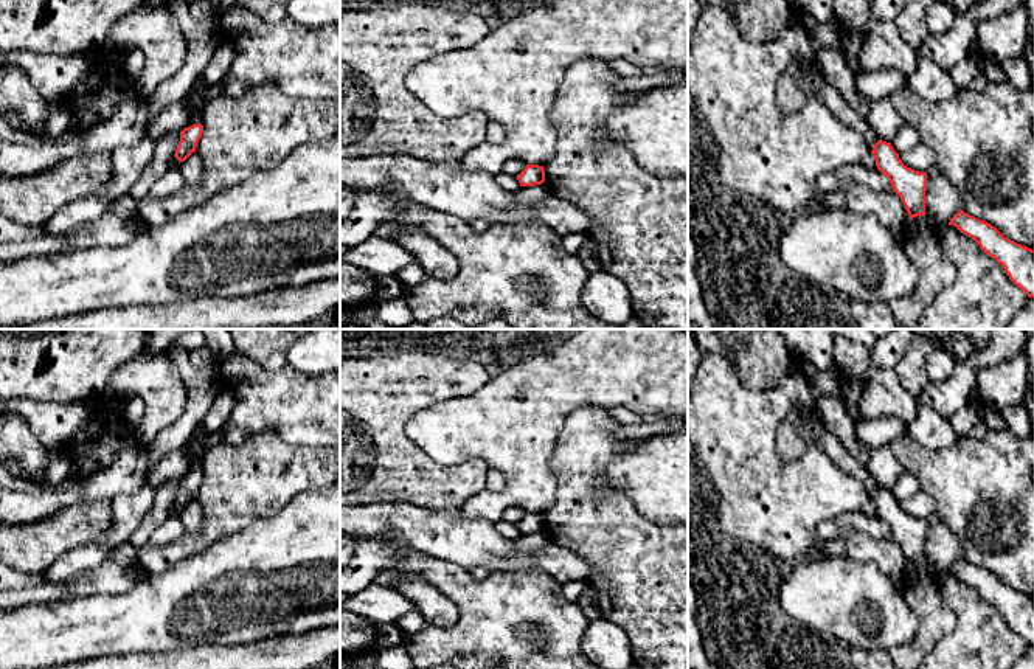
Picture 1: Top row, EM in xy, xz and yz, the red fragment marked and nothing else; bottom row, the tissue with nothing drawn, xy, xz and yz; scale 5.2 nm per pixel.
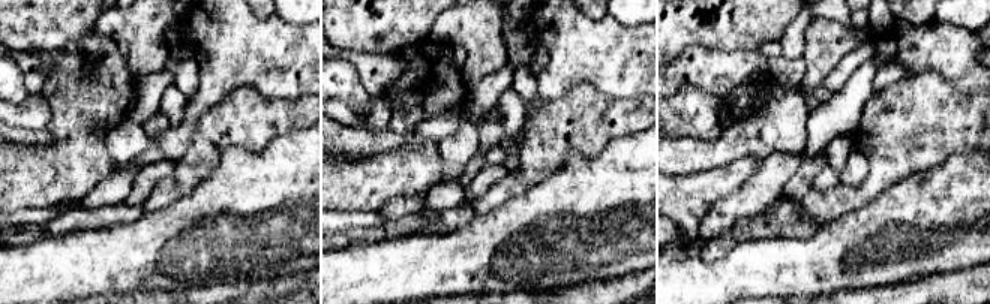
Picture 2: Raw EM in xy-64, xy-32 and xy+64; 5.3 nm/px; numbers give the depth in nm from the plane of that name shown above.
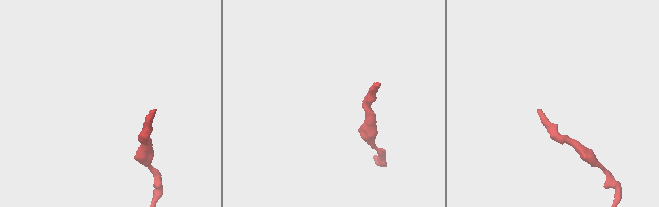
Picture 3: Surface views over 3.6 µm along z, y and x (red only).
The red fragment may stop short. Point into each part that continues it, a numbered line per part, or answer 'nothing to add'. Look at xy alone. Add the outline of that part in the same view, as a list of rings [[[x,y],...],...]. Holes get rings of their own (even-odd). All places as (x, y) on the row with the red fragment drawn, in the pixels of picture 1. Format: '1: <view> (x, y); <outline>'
1: xy (194, 114); [[[191,109],[189,110],[189,121],[188,121],[188,126],[193,126],[193,124],[202,124],[202,115],[203,115],[203,110],[202,109]]]

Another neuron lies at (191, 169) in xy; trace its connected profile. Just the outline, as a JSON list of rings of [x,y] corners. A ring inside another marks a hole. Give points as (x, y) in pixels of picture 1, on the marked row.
[[[193,152],[185,161],[182,161],[179,171],[185,180],[185,185],[199,185],[203,175],[203,163],[200,155],[197,152]]]

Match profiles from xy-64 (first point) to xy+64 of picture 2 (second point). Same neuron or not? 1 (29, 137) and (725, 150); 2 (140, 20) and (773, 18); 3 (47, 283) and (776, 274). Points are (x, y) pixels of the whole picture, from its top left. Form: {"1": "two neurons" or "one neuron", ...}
{"1": "one neuron", "2": "two neurons", "3": "one neuron"}

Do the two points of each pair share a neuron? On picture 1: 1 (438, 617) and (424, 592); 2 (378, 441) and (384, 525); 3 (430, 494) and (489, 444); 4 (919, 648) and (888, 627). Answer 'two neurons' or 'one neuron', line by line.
1: one neuron
2: two neurons
3: two neurons
4: two neurons

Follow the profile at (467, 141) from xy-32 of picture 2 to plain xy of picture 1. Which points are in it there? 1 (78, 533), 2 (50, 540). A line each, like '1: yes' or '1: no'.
1: no
2: no

